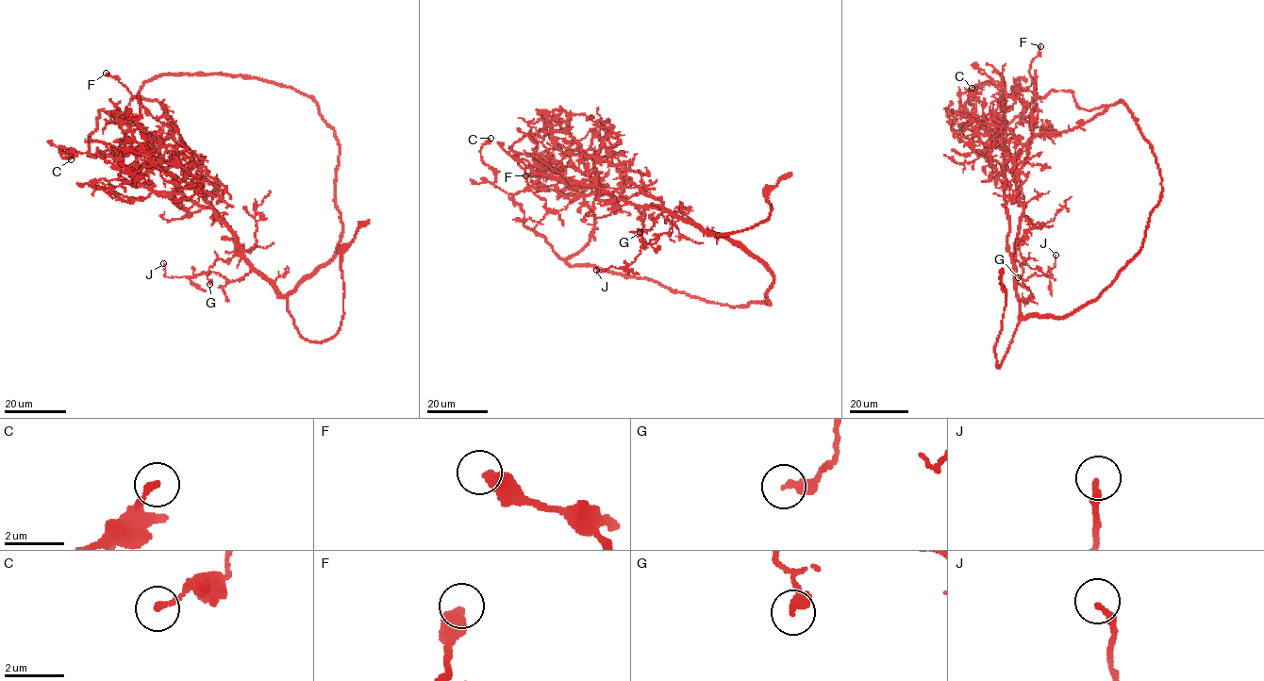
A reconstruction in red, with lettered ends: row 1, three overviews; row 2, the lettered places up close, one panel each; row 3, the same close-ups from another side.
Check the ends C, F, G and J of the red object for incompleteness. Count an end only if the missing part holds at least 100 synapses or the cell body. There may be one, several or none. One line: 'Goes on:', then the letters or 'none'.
Goes on: none

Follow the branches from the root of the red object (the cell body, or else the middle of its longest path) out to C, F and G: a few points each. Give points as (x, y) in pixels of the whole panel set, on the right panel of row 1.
C: (1015, 245), (1022, 207), (1004, 159), (1003, 136), (1025, 108), (1016, 95), (1003, 93), (989, 81), (972, 88)
F: (1015, 245), (1023, 210), (1014, 165), (1022, 146), (1034, 135), (1031, 124), (1036, 95), (1029, 69), (1040, 46)
G: (1015, 245), (1012, 258), (1020, 263), (1026, 260), (1021, 264), (1022, 274), (1018, 277)

